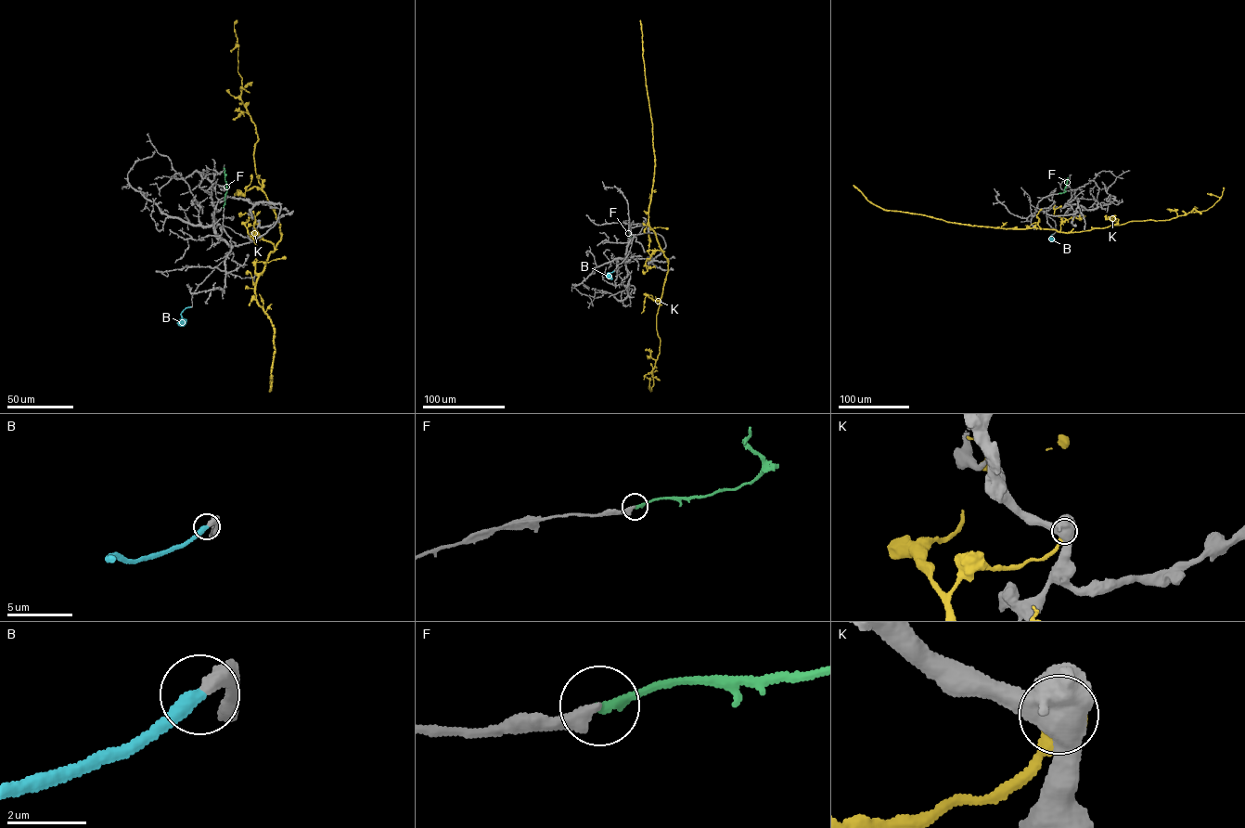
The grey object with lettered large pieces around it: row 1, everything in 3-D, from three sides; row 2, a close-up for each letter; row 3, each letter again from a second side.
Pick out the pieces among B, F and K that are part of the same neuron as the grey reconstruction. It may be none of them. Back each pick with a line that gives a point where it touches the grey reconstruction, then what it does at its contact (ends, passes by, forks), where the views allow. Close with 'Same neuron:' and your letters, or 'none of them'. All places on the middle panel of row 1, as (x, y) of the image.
B: (614, 271) | it ends
Same neuron: B

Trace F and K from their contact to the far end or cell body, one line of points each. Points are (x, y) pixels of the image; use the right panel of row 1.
F: (1058, 193), (1065, 191), (1068, 177)
K: (1072, 219), (1064, 220), (1058, 232), (960, 224), (885, 210), (853, 185)

